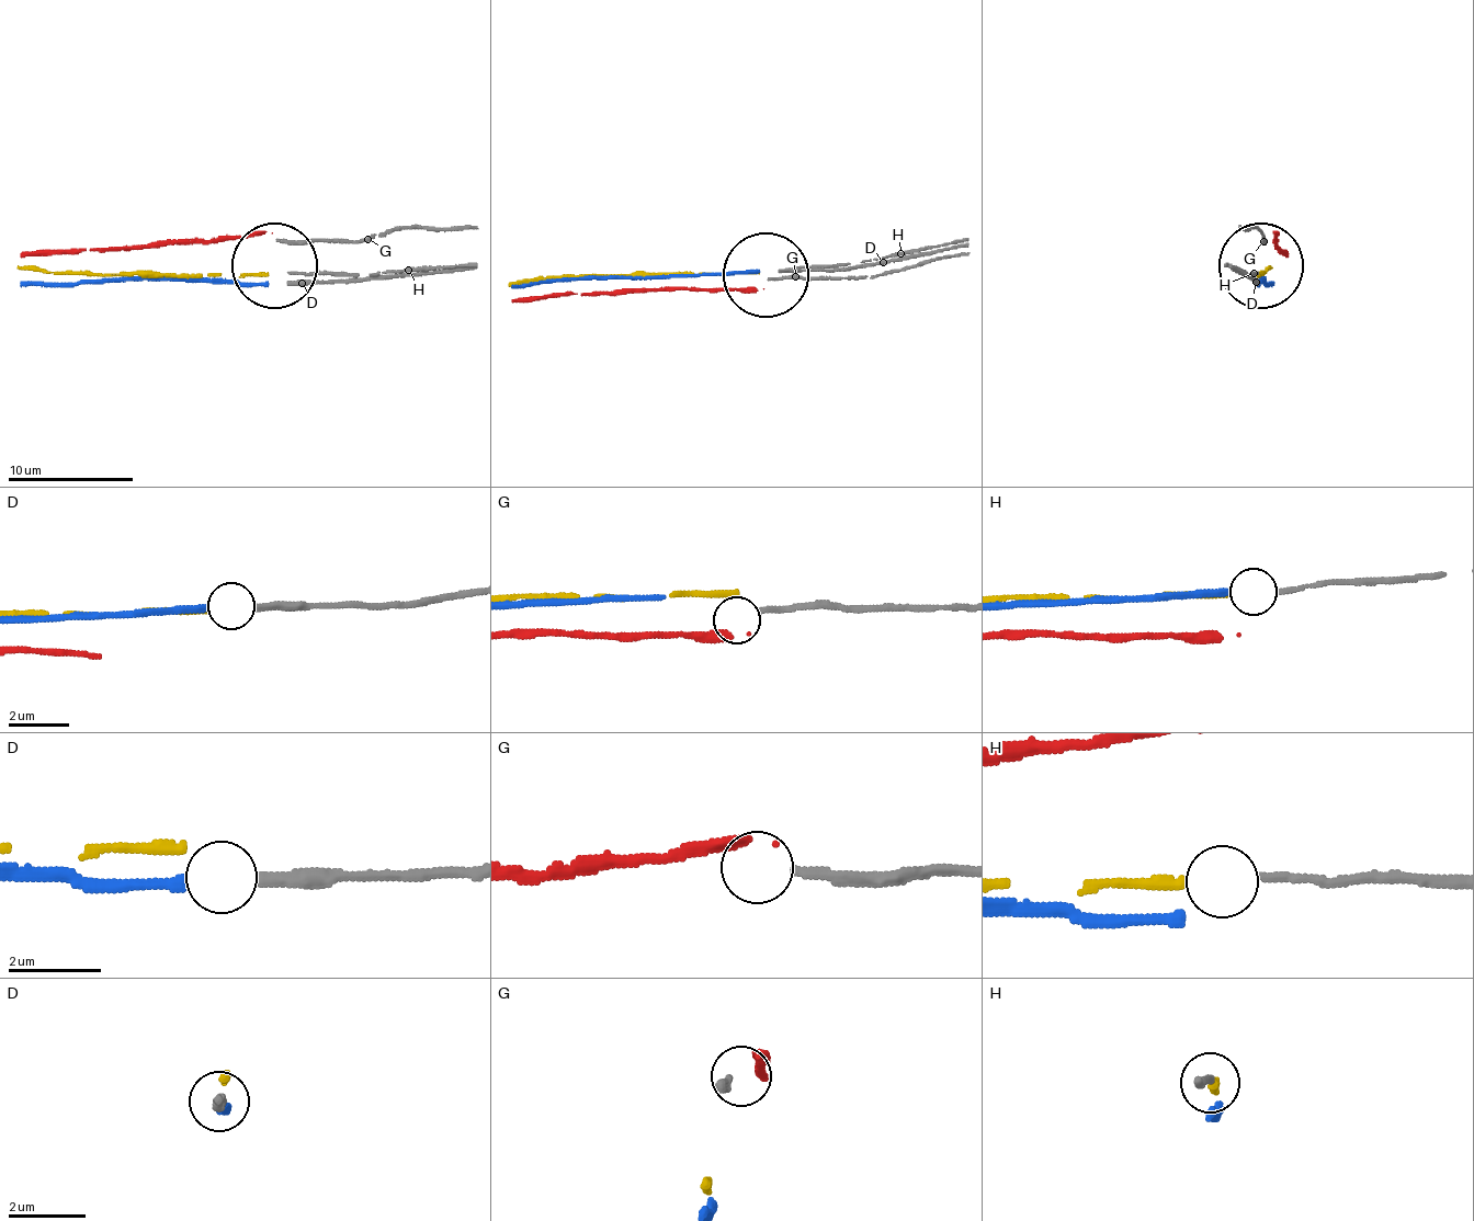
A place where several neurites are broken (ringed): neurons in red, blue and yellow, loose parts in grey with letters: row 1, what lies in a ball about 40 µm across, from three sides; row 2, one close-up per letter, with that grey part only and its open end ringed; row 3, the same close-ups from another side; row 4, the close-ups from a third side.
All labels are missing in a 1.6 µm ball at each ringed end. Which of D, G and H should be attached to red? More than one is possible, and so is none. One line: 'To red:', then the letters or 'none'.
To red: none

